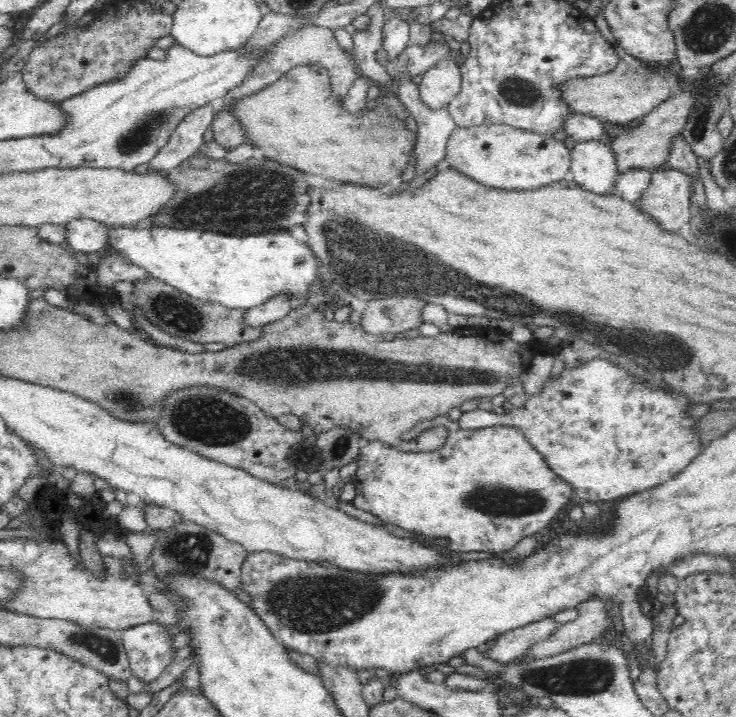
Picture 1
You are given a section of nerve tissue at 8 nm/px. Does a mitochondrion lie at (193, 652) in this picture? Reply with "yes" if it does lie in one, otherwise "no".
no

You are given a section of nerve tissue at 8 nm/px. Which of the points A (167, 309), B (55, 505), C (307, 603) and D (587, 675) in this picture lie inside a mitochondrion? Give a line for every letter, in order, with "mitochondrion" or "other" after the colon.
A: mitochondrion
B: other
C: mitochondrion
D: mitochondrion

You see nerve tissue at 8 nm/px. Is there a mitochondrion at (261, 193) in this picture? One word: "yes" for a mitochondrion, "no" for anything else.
yes

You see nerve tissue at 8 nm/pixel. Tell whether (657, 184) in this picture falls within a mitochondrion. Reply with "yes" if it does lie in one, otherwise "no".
no

